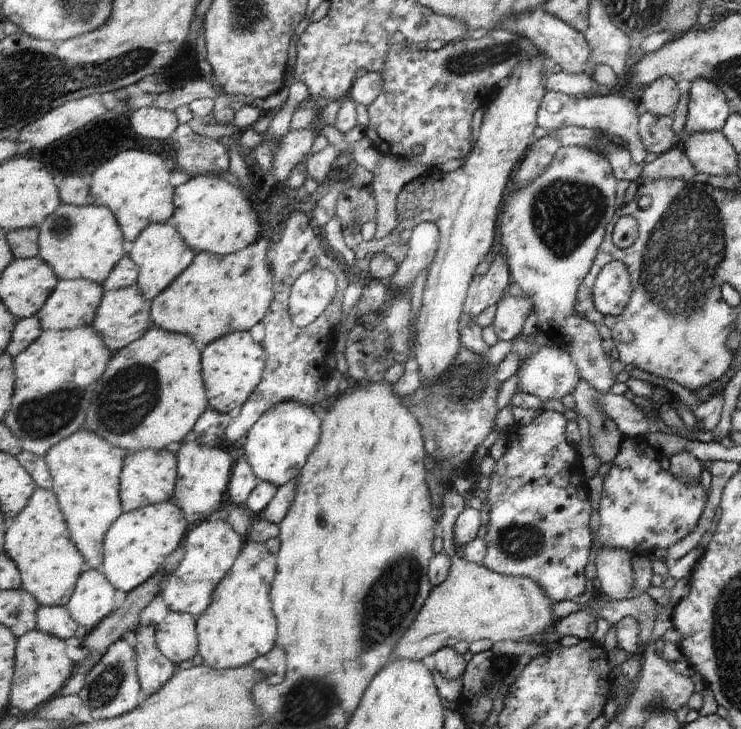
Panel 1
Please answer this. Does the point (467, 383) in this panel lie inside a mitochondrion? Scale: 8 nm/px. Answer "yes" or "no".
yes

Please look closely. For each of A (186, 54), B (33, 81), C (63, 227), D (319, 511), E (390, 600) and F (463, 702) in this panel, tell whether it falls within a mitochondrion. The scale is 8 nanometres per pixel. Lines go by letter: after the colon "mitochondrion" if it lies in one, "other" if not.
A: other
B: mitochondrion
C: mitochondrion
D: mitochondrion
E: mitochondrion
F: other

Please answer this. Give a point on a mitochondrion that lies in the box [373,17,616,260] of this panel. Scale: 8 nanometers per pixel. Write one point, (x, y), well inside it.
(467, 62)

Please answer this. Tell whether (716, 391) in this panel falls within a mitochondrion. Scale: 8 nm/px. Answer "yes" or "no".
no

